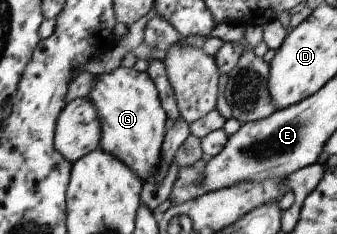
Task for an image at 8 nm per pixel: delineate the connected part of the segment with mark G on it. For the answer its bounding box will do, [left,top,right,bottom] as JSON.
[86,66,168,182]

